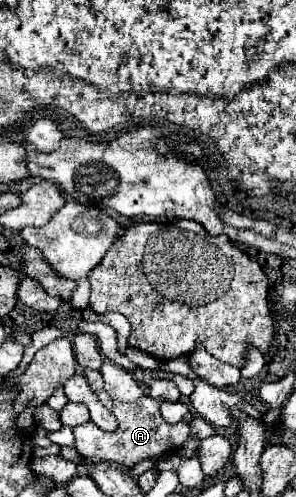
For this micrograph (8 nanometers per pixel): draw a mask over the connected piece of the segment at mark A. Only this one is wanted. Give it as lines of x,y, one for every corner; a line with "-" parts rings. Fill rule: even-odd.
84,370
84,378
88,380
90,388
98,394
100,402
118,418
118,430
116,432
104,432
96,428
92,422
86,422
82,426
74,428
74,446
76,450
90,460
106,460
106,462
116,462
126,468
136,466
142,460
148,458
162,458
168,454
174,454
182,442
188,438
188,432
184,432
182,424
166,424
160,416
160,404
150,396
138,398
138,402
112,402
108,394
102,388
102,374
98,370

